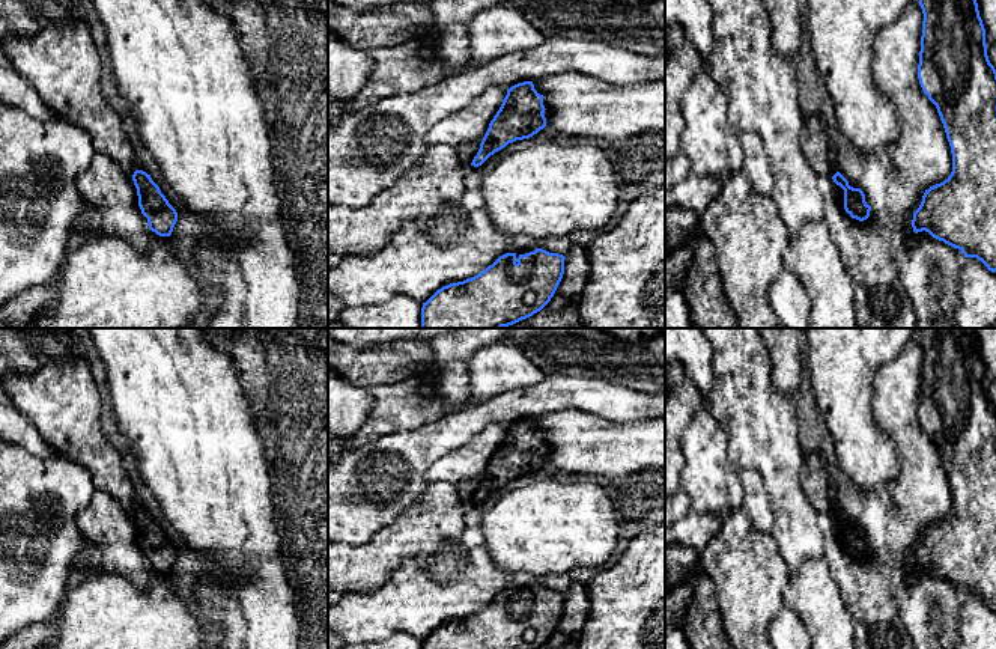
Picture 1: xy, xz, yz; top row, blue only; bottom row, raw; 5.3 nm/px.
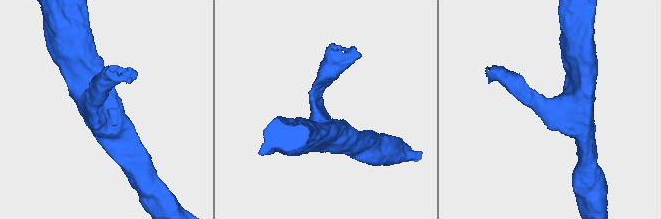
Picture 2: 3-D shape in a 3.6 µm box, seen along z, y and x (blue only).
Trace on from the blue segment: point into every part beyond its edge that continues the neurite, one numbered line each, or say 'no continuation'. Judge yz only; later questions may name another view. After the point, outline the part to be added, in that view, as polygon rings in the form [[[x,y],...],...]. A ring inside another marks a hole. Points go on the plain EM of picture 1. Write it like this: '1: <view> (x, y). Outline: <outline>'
no continuation

